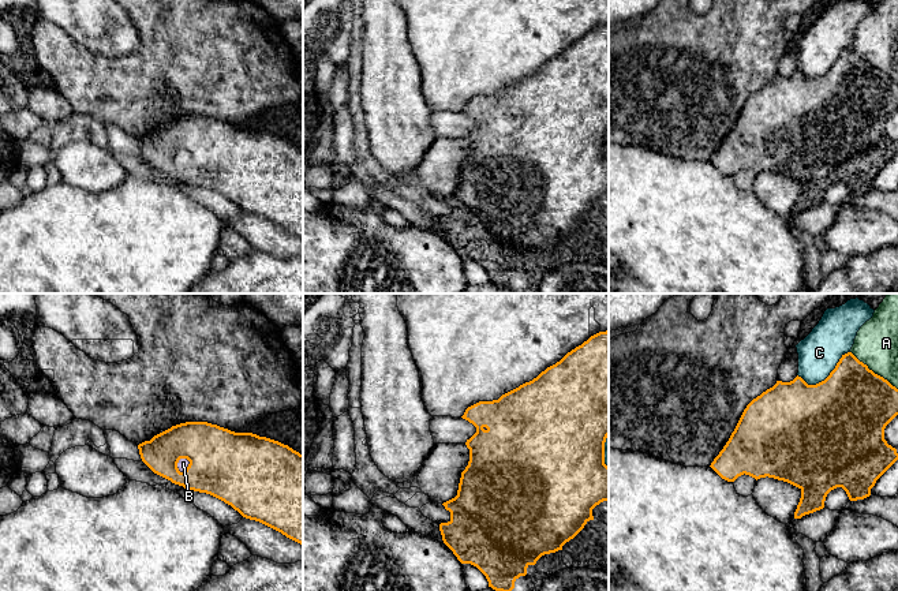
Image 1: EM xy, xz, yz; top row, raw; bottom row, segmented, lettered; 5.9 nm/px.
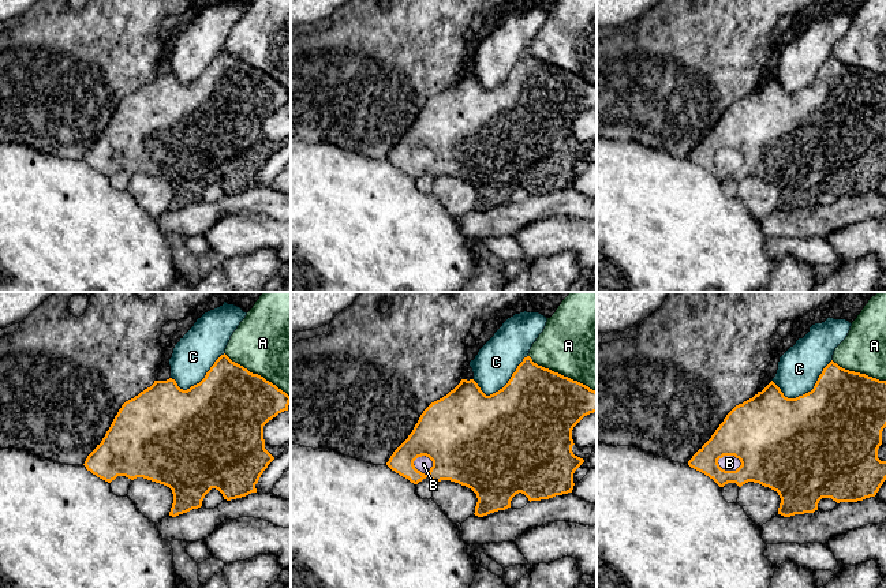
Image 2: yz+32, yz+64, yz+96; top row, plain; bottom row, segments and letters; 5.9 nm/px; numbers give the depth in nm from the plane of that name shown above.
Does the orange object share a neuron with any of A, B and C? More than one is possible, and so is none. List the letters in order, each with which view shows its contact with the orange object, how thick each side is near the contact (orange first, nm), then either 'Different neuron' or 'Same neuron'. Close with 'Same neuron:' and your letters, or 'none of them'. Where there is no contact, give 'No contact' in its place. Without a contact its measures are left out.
A: Touches orange in yz. Thickness 460 nm (orange) against 260 nm. Different neuron
B: Touches orange in xy. Thickness 400 nm (orange) against 60 nm. Same neuron
C: Touches orange in yz. Thickness 500 nm (orange) against 240 nm. Different neuron
Same neuron: B

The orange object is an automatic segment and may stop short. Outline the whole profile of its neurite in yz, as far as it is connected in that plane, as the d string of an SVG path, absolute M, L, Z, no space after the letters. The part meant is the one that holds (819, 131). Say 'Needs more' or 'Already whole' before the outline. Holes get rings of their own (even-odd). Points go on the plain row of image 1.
Already whole. M848 46L830 70L816 79L808 79L797 70L790 76L777 75L772 82L753 93L710 161L727 176L745 168L756 175L768 171L798 182L801 192L794 213L801 213L823 203L827 188L837 182L842 182L850 195L871 190L876 175L898 154L897 143L884 134L884 123L897 109L898 83Z

